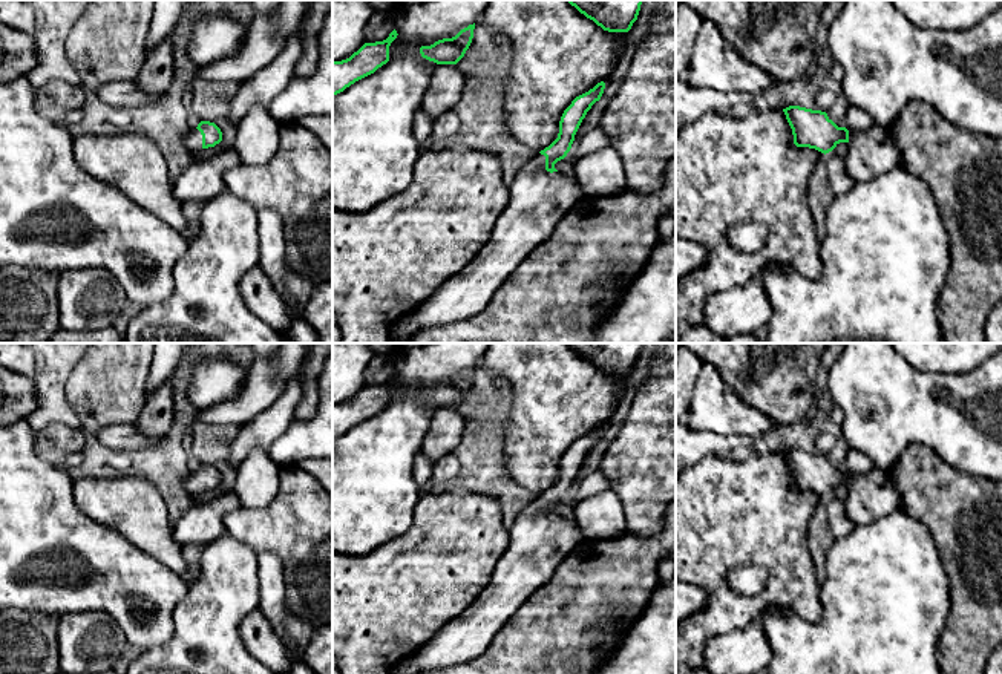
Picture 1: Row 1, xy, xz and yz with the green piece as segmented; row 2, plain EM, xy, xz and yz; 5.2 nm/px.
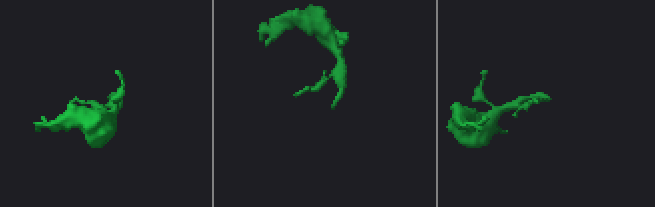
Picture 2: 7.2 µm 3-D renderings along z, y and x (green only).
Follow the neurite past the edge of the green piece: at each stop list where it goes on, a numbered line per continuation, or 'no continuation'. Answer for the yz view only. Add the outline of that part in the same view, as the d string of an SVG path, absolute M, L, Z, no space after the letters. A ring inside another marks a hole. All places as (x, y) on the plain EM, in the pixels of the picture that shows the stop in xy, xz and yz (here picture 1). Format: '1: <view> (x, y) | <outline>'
1: yz (869, 497) | M875 467L867 475L849 475L844 513L856 527L901 509L901 504L901 495L887 469Z

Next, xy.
1: xy (192, 483) | M190 472L184 478L182 486L190 493L199 493L199 492L202 492L202 478L198 472Z

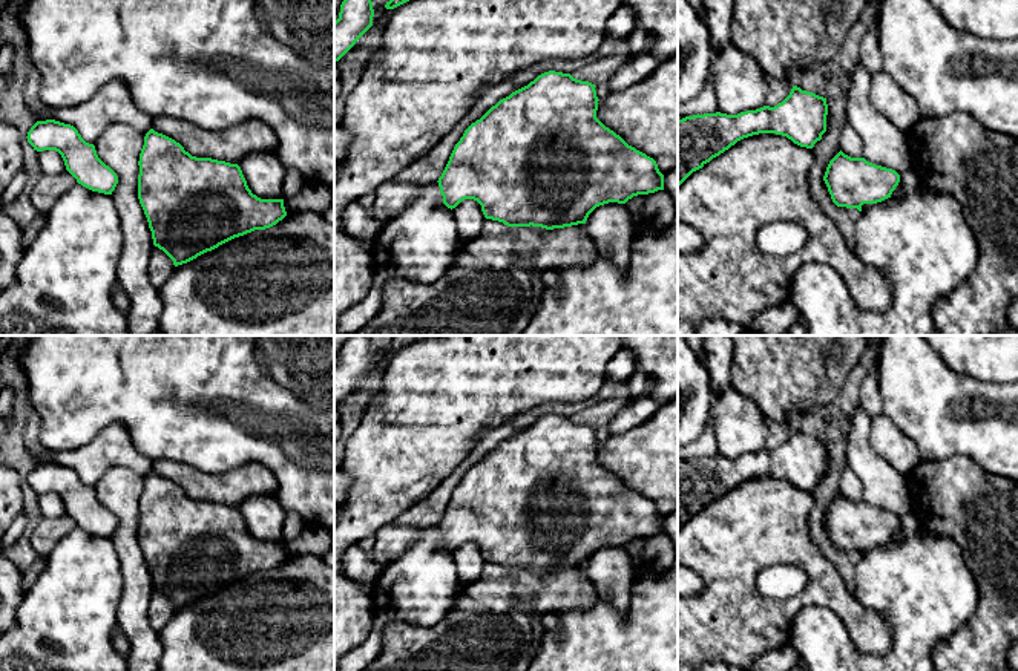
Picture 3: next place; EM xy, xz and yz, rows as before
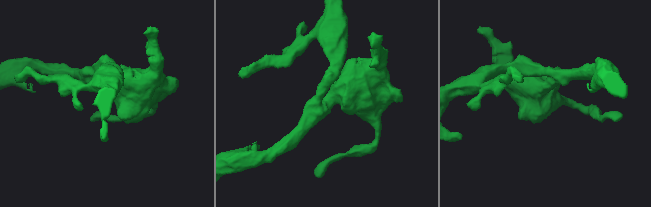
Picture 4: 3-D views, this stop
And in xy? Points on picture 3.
no continuation

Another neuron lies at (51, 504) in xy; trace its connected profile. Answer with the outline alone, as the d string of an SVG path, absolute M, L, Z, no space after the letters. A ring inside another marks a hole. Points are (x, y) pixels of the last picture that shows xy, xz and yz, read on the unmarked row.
M55 493L38 495L38 506L43 516L57 518L66 513L61 498Z

